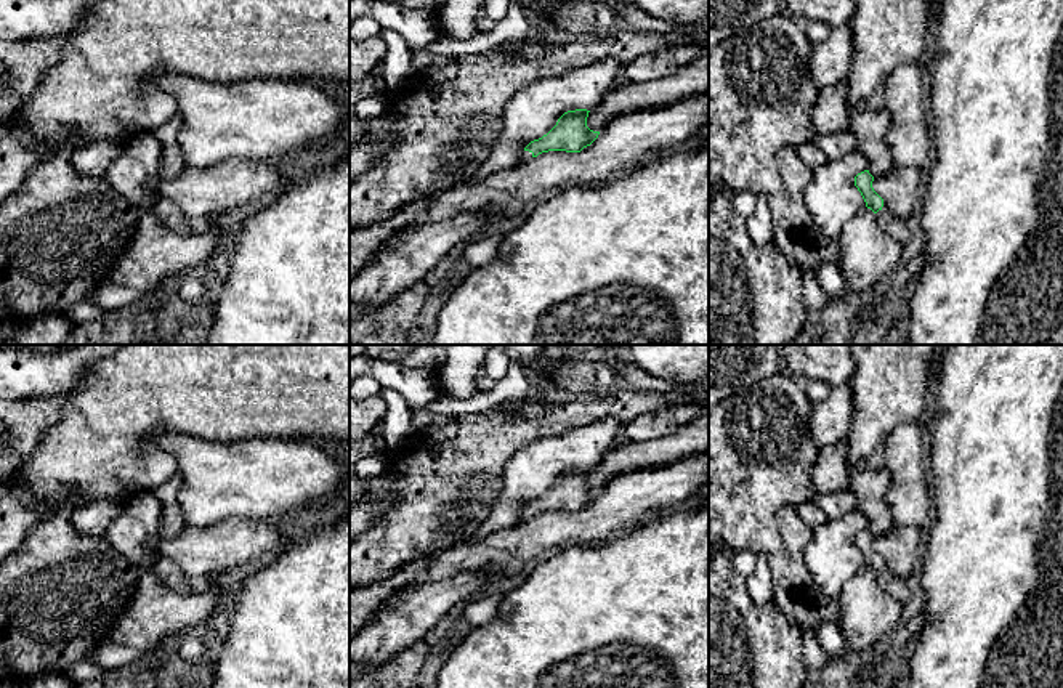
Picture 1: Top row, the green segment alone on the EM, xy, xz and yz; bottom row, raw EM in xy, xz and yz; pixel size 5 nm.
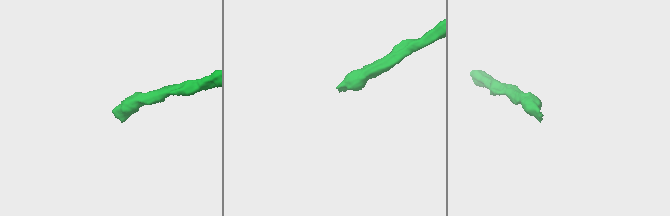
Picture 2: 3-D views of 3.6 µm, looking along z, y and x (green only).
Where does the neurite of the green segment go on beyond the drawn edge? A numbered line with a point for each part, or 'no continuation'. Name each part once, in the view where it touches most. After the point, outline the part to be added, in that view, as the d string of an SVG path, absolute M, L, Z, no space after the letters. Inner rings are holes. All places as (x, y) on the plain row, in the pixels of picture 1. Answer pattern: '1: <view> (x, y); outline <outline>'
1: yz (895, 586); outline M883 561L883 566L875 573L879 585L887 590L899 605L904 605L909 600L909 587L906 579L896 576L888 565Z

